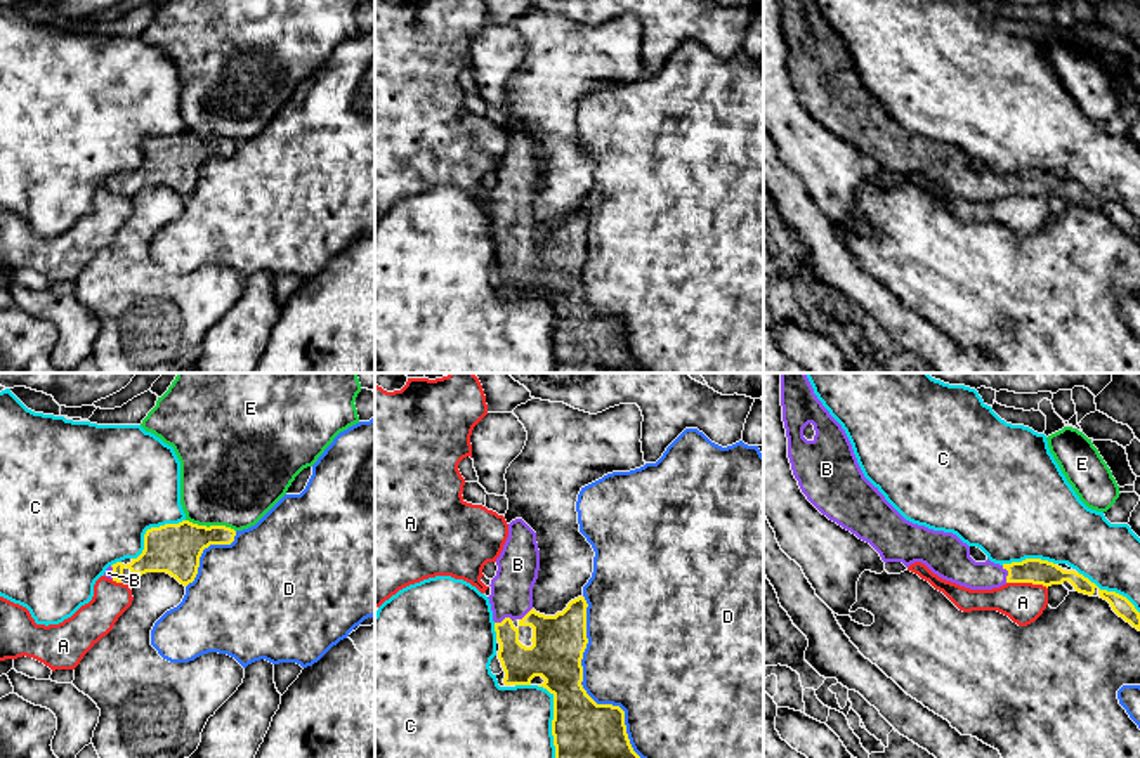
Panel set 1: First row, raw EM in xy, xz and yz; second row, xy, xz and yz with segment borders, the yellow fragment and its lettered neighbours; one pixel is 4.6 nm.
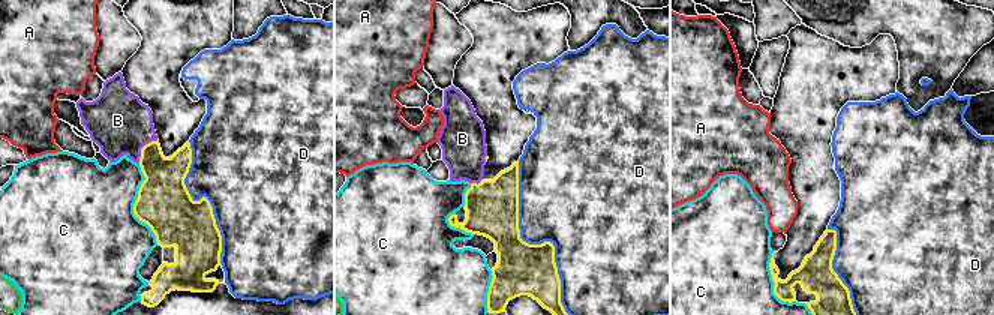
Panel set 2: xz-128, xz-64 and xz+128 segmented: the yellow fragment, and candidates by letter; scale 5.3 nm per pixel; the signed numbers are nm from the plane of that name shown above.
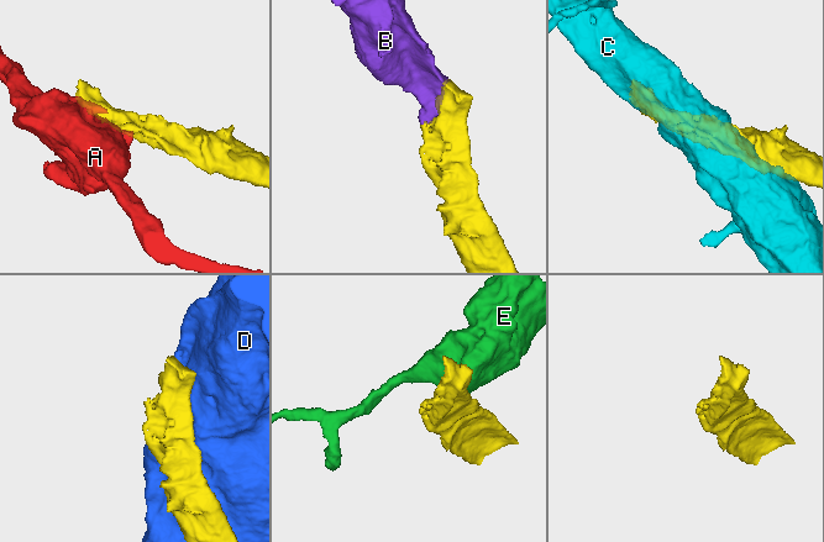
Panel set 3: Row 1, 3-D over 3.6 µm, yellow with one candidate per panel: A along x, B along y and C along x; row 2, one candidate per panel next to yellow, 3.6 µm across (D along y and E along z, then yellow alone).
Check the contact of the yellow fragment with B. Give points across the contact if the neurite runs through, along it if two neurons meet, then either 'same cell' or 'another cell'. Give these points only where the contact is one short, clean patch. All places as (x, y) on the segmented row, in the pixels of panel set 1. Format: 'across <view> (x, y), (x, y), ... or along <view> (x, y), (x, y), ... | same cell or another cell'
same cell

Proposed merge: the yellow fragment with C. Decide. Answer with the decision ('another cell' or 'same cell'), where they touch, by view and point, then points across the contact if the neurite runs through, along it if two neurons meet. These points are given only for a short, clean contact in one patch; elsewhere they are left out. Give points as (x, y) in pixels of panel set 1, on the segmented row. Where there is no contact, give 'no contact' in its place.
another cell | xz (554, 718)

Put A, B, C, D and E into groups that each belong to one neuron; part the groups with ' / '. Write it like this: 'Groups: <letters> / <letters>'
Groups: A / B / C / D / E

